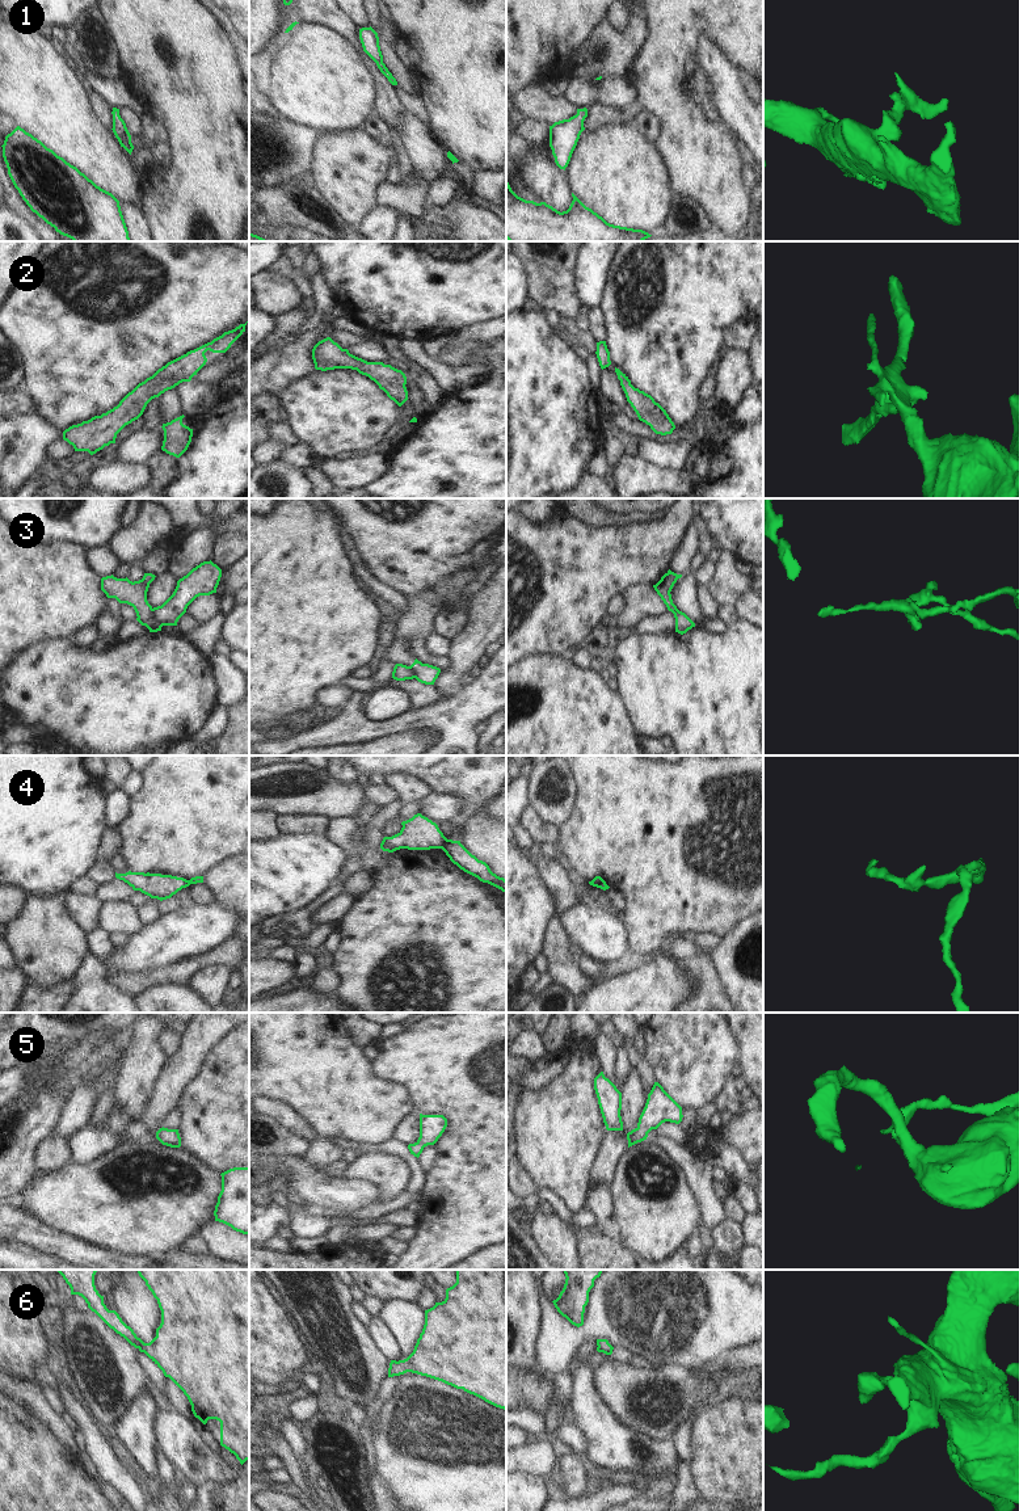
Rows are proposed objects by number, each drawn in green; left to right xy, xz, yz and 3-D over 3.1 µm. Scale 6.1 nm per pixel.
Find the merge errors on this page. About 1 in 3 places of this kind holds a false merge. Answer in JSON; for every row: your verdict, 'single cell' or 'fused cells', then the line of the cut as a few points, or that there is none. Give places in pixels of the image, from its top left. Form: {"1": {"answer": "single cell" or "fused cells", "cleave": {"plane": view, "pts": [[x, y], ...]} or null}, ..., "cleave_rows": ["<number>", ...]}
{"1": {"answer": "single cell", "cleave": null}, "2": {"answer": "single cell", "cleave": null}, "3": {"answer": "fused cells", "cleave": {"plane": "xy", "pts": [[151, 609], [151, 617], [161, 626]]}}, "4": {"answer": "fused cells", "cleave": {"plane": "xz", "pts": [[447, 840], [441, 847]]}}, "5": {"answer": "single cell", "cleave": null}, "6": {"answer": "single cell", "cleave": null}, "cleave_rows": ["3", "4"]}

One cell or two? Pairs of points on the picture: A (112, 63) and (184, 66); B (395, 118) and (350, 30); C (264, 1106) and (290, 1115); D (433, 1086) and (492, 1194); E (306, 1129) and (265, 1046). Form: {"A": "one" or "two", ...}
{"A": "two", "B": "one", "C": "one", "D": "one", "E": "two"}

